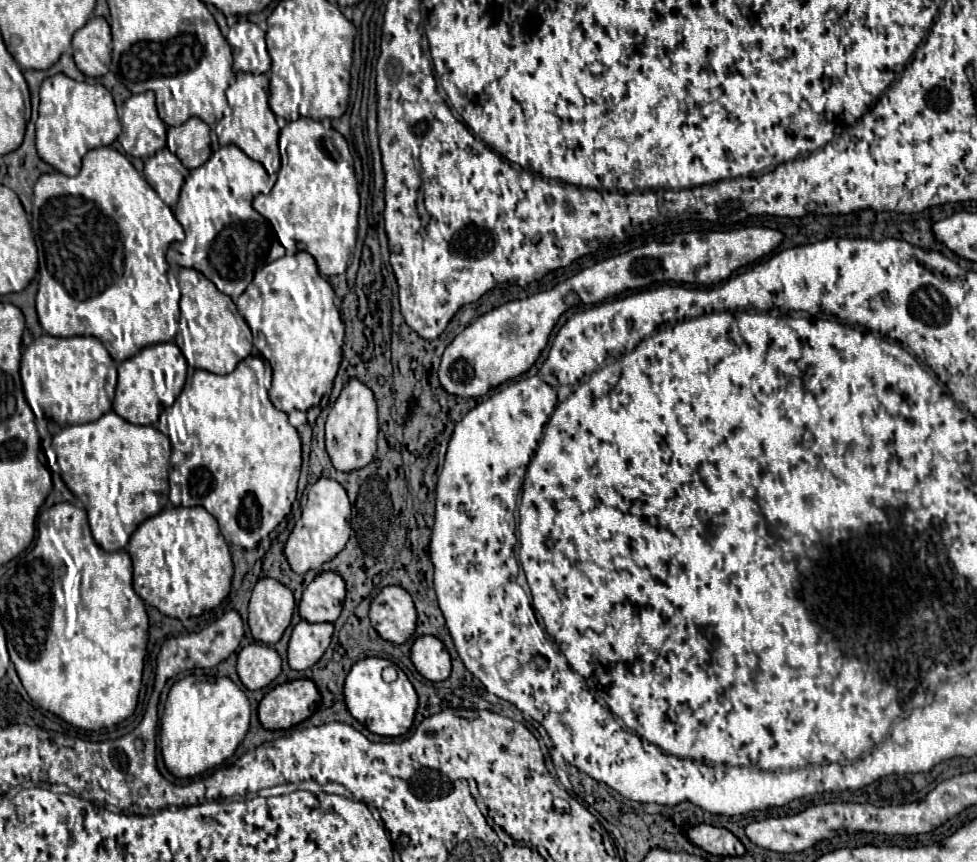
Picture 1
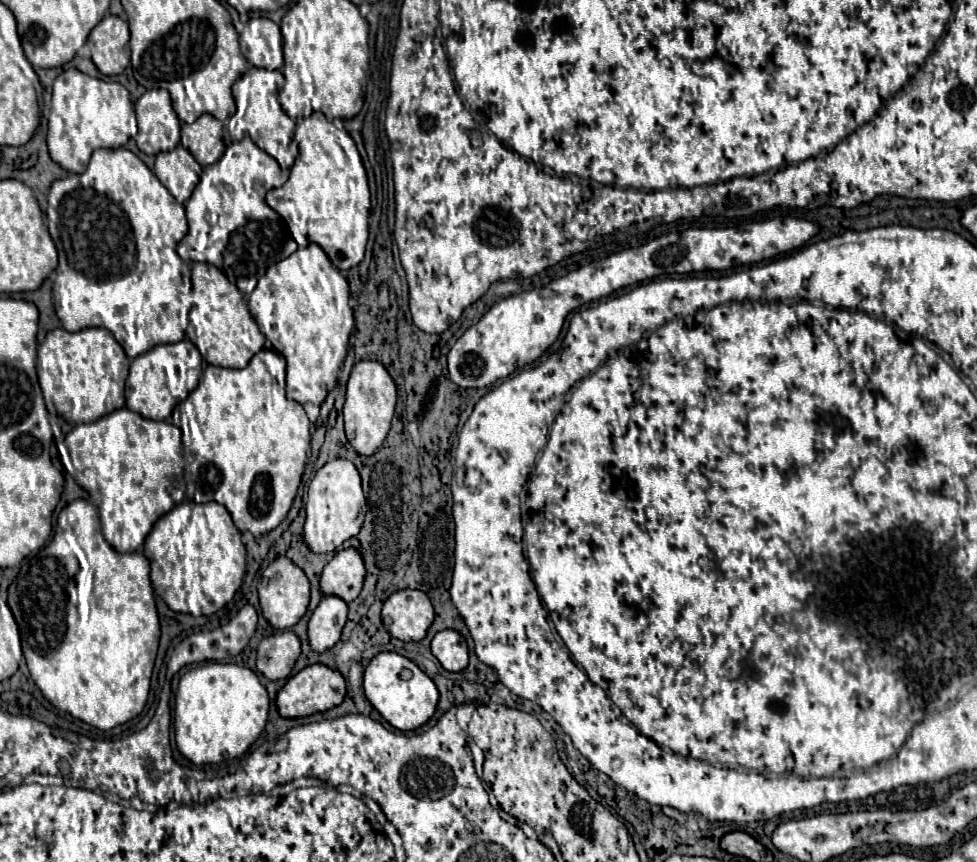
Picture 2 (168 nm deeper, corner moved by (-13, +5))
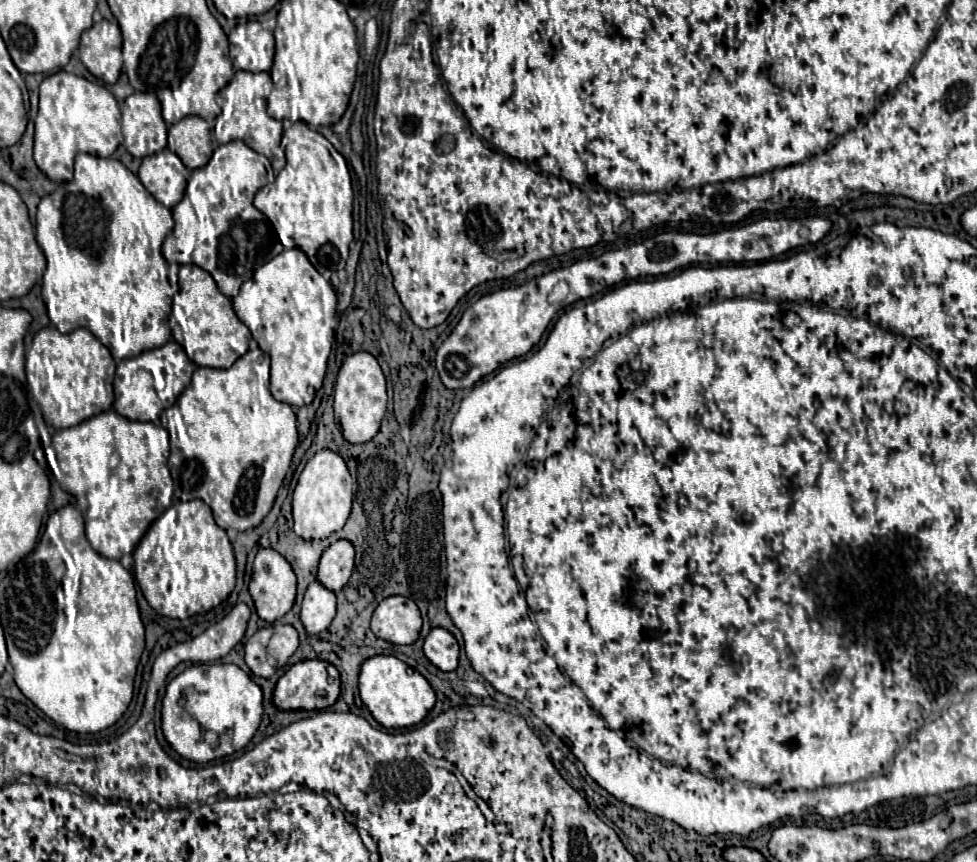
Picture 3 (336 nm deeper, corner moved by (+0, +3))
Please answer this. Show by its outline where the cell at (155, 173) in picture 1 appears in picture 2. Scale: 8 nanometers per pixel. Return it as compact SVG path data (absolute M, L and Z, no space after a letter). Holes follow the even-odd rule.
M183 147L178 148L177 151L169 150L157 154L155 168L153 168L159 182L181 204L191 196L202 170L203 168L197 164L191 153Z

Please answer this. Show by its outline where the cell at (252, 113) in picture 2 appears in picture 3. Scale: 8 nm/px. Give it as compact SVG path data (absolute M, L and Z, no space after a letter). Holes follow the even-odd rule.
M238 70L234 78L228 82L228 86L224 86L216 96L216 102L222 110L218 116L218 124L214 126L216 140L222 144L230 140L242 140L246 142L246 146L250 146L258 154L272 158L272 150L280 146L280 138L282 138L282 122L270 118L266 112L266 96L270 94L273 87L269 72L254 74L254 72Z

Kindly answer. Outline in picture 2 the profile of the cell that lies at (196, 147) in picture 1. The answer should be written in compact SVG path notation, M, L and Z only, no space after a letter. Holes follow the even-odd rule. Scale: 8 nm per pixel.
M211 114L199 116L193 124L181 124L181 144L187 136L187 150L195 156L201 166L215 164L223 152L223 122Z

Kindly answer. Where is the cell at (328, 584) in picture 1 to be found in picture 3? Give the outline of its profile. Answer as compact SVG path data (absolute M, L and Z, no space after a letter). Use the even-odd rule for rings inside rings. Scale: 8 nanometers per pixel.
M348 540L330 544L318 564L318 582L332 592L340 592L354 570L354 546Z

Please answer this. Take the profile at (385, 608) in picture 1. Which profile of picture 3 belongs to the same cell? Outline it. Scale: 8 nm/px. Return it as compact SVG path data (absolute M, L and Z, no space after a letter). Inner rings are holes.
M404 596L384 598L372 614L372 632L392 644L412 644L418 640L422 618L418 606Z

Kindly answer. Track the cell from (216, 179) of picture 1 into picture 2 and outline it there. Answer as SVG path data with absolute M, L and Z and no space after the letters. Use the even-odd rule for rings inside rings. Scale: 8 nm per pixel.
M293 132L293 142L289 144L289 148L287 148L287 154L285 154L285 164L277 164L277 160L273 158L273 156L269 156L267 152L263 152L261 148L257 148L255 144L253 144L253 140L241 140L241 142L233 142L227 150L225 150L225 154L221 156L221 160L219 162L215 162L215 164L211 164L211 166L207 166L207 168L203 168L203 174L201 174L201 180L199 180L199 186L193 190L193 194L191 194L191 198L185 202L185 210L187 210L187 222L189 222L189 230L187 230L187 236L185 236L177 246L177 253L181 257L181 259L188 263L193 262L209 262L209 264L213 264L213 266L217 266L243 294L251 294L253 292L253 288L255 288L255 284L257 284L257 280L259 280L259 260L261 260L261 250L263 248L267 248L269 250L269 246L267 246L267 242L269 242L269 232L277 232L279 230L279 224L283 224L283 220L279 218L279 214L275 212L275 210L271 210L269 206L267 206L267 202L265 202L265 194L271 190L271 188L275 188L275 186L281 186L284 184L289 178L289 170L295 162L296 157L298 156L298 144L294 140L294 132Z

